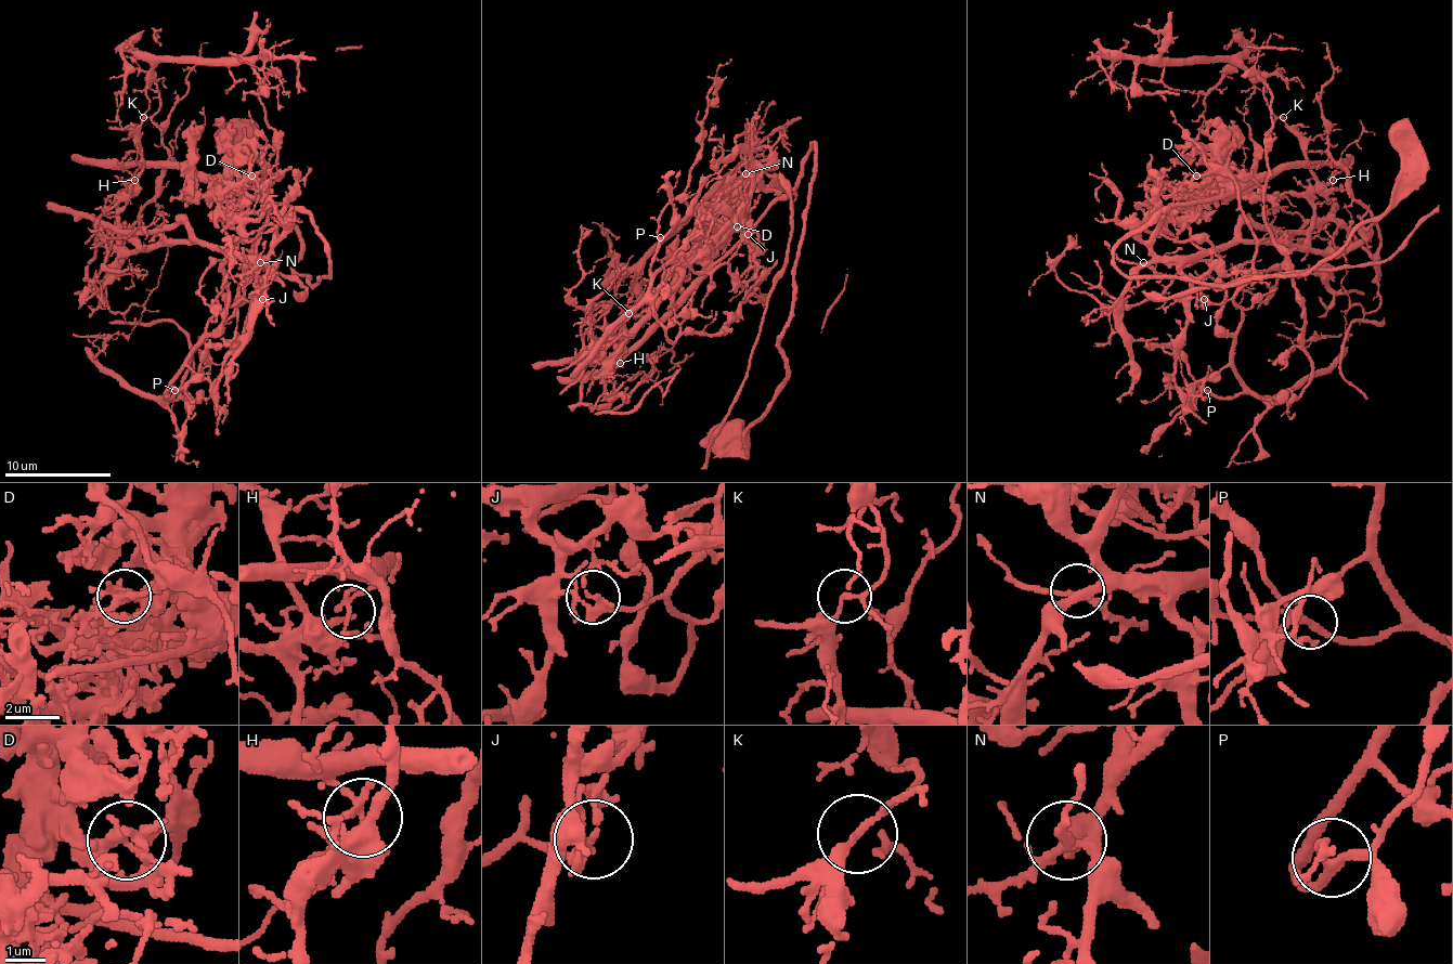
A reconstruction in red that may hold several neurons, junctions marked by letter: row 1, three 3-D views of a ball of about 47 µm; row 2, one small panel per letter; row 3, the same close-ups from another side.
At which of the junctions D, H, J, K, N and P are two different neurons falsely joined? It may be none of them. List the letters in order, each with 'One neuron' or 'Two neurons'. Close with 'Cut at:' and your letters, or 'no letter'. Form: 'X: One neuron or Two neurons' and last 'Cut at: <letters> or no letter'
D: Two neurons
H: Two neurons
J: Two neurons
K: Two neurons
N: One neuron
P: One neuron
Cut at: D, H, J, K

